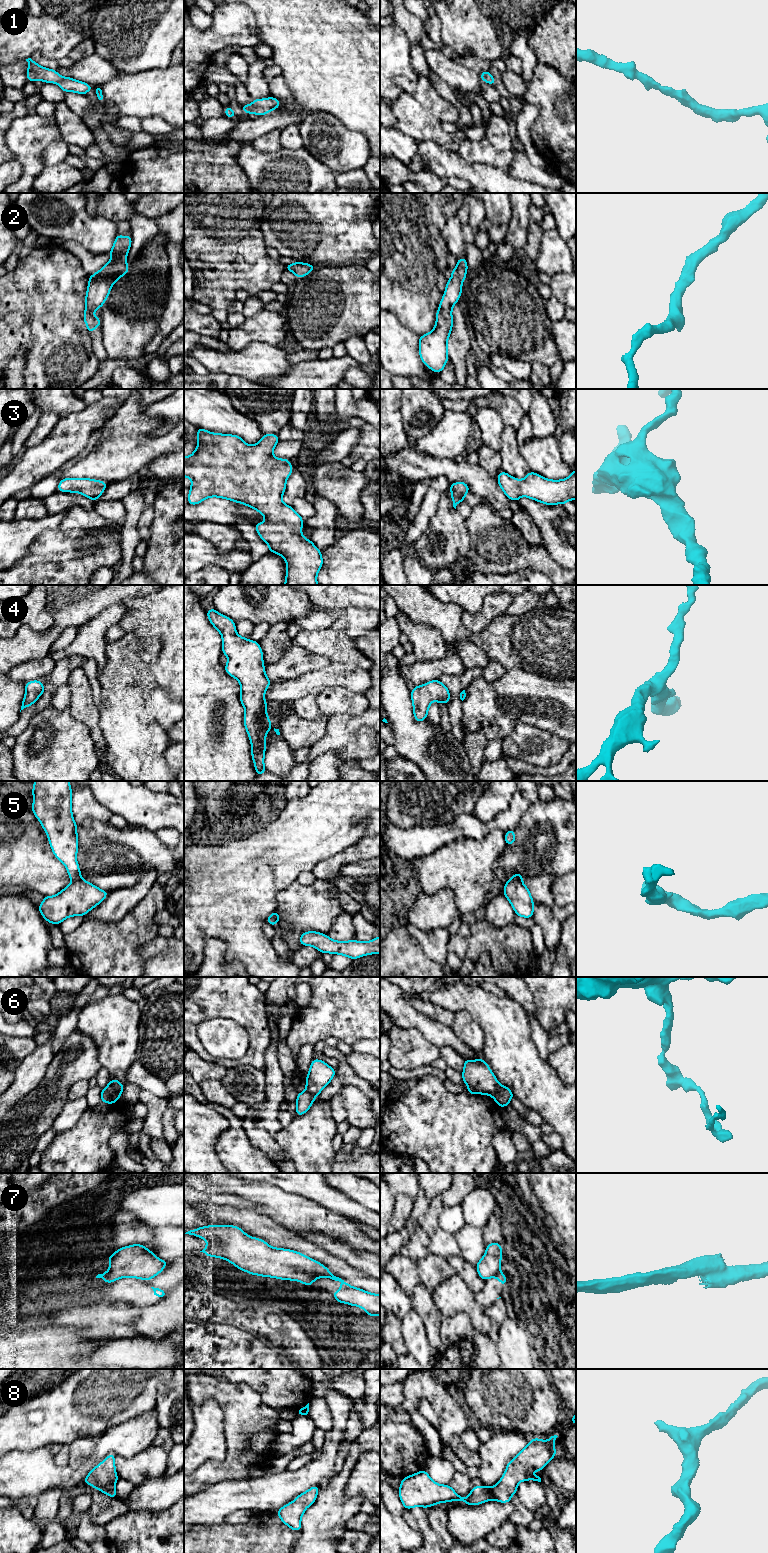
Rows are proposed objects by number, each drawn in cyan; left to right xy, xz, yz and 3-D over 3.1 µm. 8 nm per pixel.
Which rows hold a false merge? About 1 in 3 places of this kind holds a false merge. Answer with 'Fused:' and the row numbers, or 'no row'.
Fused: 5, 6, 7

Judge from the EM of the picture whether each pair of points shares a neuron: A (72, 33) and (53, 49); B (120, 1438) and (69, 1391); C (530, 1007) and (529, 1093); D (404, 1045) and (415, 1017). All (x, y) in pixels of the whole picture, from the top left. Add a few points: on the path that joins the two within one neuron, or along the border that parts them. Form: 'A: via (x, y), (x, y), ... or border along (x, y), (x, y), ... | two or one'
A: via (67, 35), (58, 44) | one
B: border along (130, 1418), (108, 1427), (96, 1438) | two
C: border along (510, 998), (515, 1000), (527, 1014) | two
D: border along (395, 1024), (401, 1027), (416, 1028), (430, 1042) | two

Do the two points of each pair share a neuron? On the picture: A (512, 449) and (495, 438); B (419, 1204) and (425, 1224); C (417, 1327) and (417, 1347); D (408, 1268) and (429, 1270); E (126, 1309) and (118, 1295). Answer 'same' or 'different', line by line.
A: different
B: different
C: same
D: different
E: different

